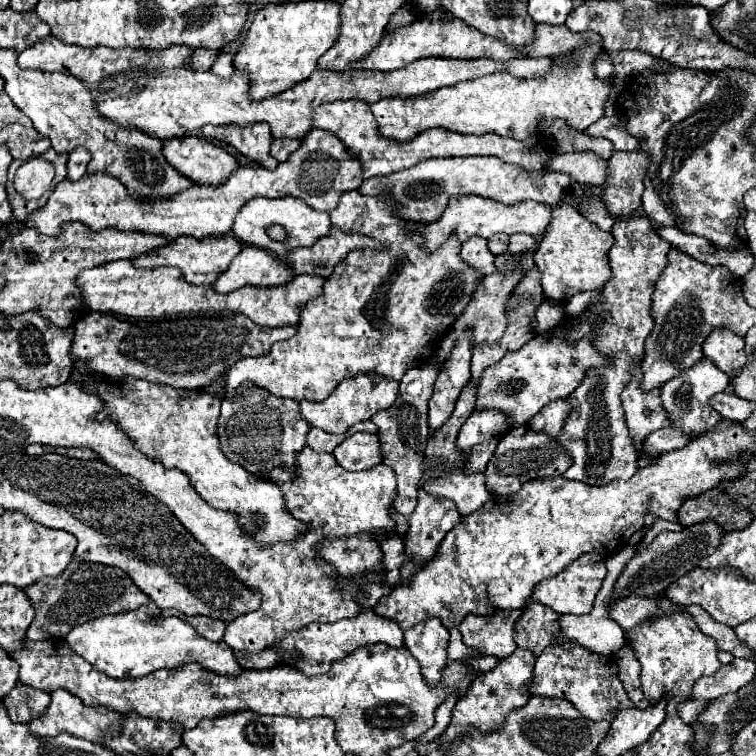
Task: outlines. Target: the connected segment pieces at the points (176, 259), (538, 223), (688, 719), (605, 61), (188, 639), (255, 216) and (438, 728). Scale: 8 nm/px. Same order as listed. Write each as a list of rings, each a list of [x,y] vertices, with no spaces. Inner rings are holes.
[[[221,235],[221,237],[205,237],[205,239],[195,239],[195,237],[177,237],[175,241],[169,241],[167,245],[149,251],[145,255],[137,255],[131,263],[139,269],[157,269],[157,267],[179,267],[185,281],[193,285],[211,285],[215,279],[229,267],[235,255],[243,245],[231,237],[231,235]]]
[[[463,195],[463,197],[453,197],[449,201],[449,207],[443,211],[441,219],[433,223],[421,223],[421,221],[409,221],[407,231],[421,233],[423,235],[423,247],[425,251],[437,251],[453,233],[461,243],[465,243],[469,237],[477,235],[483,239],[493,237],[495,233],[527,233],[527,235],[543,235],[551,219],[551,207],[535,201],[525,201],[525,203],[515,203],[515,205],[505,205],[497,203],[493,199],[481,199],[477,195]]]
[[[689,699],[685,703],[681,703],[679,707],[679,717],[685,723],[693,723],[693,719],[697,719],[705,709],[707,709],[709,701],[697,701],[697,699]]]
[[[603,53],[597,61],[595,61],[595,73],[597,73],[597,77],[611,77],[613,75],[613,61],[611,61],[611,57],[607,55],[607,53]]]
[[[153,603],[139,607],[137,611],[97,617],[83,625],[77,625],[65,637],[67,645],[87,659],[97,671],[121,679],[143,677],[157,669],[177,667],[181,663],[201,663],[205,669],[217,675],[239,675],[243,669],[233,663],[233,649],[225,643],[213,643],[201,639],[195,629],[179,617],[159,617],[159,609]]]
[[[281,197],[281,199],[253,199],[251,203],[245,203],[245,207],[237,213],[235,223],[231,227],[231,231],[235,233],[235,237],[245,243],[245,245],[253,245],[265,251],[273,251],[277,257],[285,257],[289,251],[297,249],[297,247],[311,247],[319,237],[329,235],[331,229],[331,221],[329,215],[323,211],[313,211],[309,209],[307,203],[301,203],[301,199],[293,199],[293,197]],[[267,225],[281,225],[287,231],[287,239],[281,243],[275,243],[267,233],[265,227]]]
[[[447,697],[447,699],[441,703],[441,707],[437,707],[435,725],[423,734],[423,738],[432,738],[432,740],[434,740],[445,731],[445,727],[447,727],[449,721],[451,721],[451,711],[453,711],[453,705],[455,705],[455,703],[457,703],[457,699]]]

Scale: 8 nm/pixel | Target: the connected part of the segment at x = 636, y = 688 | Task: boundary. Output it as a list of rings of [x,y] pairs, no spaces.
[[[621,647],[621,651],[615,655],[617,657],[617,665],[619,665],[619,679],[629,695],[629,699],[633,701],[633,705],[637,709],[647,709],[649,701],[645,699],[643,691],[641,691],[641,683],[639,683],[639,663],[637,657],[631,653],[631,647]]]

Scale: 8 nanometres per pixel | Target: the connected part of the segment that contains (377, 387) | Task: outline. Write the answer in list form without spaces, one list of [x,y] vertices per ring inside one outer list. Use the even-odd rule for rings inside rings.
[[[361,373],[339,383],[339,387],[333,391],[333,395],[329,395],[329,399],[325,399],[325,403],[301,401],[301,415],[305,415],[305,421],[309,425],[319,427],[333,435],[341,435],[351,425],[371,419],[375,413],[383,409],[389,409],[397,401],[397,397],[399,397],[399,381],[383,375],[375,375],[375,373],[367,373],[367,375]]]

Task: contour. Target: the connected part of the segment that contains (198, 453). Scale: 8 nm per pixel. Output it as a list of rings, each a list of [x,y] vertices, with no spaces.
[[[83,359],[79,363],[75,363],[69,379],[73,379],[83,391],[95,393],[105,403],[103,411],[97,415],[97,421],[113,419],[117,425],[121,425],[121,429],[127,433],[131,443],[143,455],[147,455],[153,461],[163,463],[163,467],[167,467],[167,469],[177,467],[179,471],[183,471],[191,479],[191,485],[195,487],[195,491],[211,507],[235,511],[239,515],[239,523],[253,535],[253,539],[257,543],[277,543],[279,539],[299,539],[305,533],[305,523],[299,523],[293,515],[289,515],[285,511],[285,503],[281,501],[281,491],[275,483],[255,479],[239,463],[229,461],[225,457],[225,453],[221,451],[219,437],[217,437],[217,419],[219,419],[219,407],[221,407],[219,397],[215,397],[211,393],[203,393],[203,391],[185,391],[185,389],[165,387],[165,385],[149,383],[149,381],[143,381],[137,377],[121,377],[121,379],[105,377],[105,375],[91,371]]]

